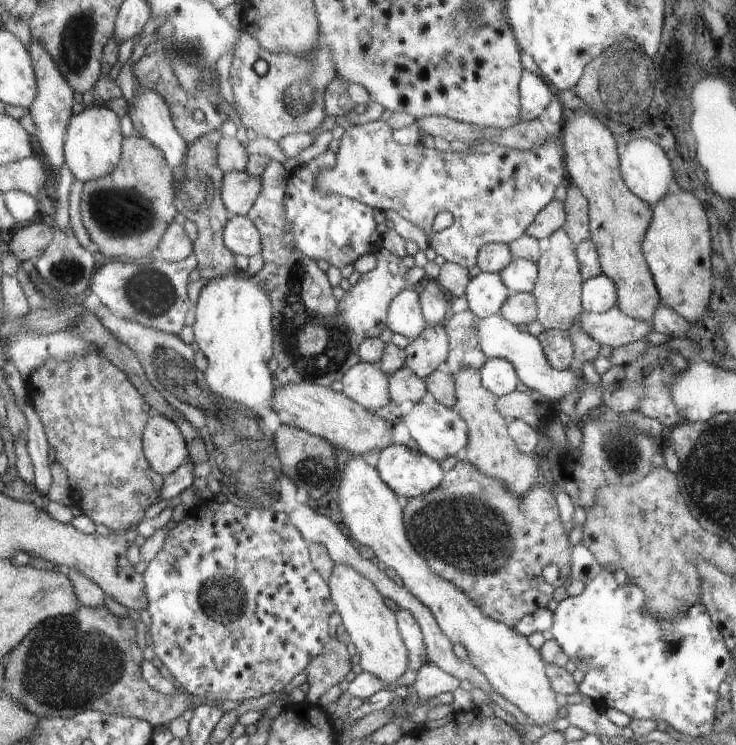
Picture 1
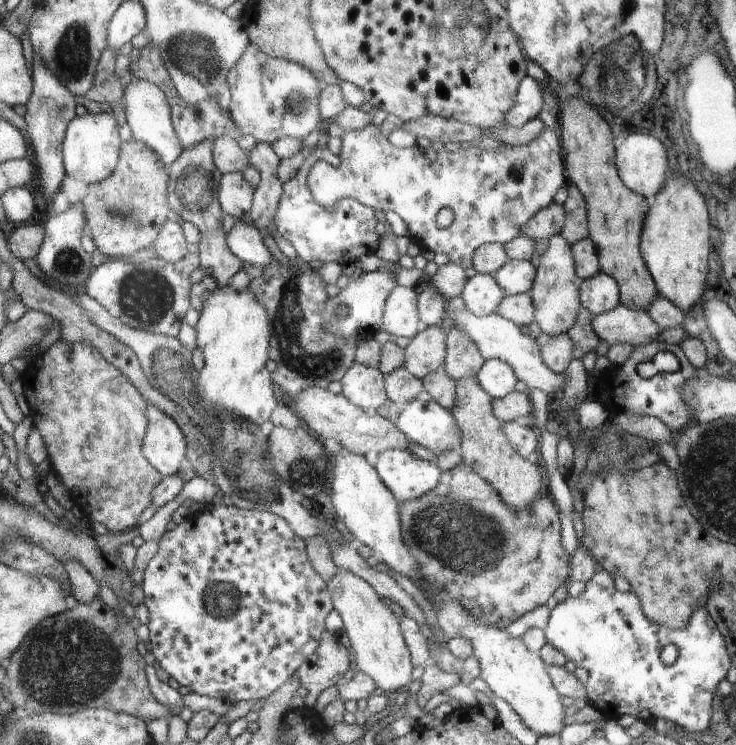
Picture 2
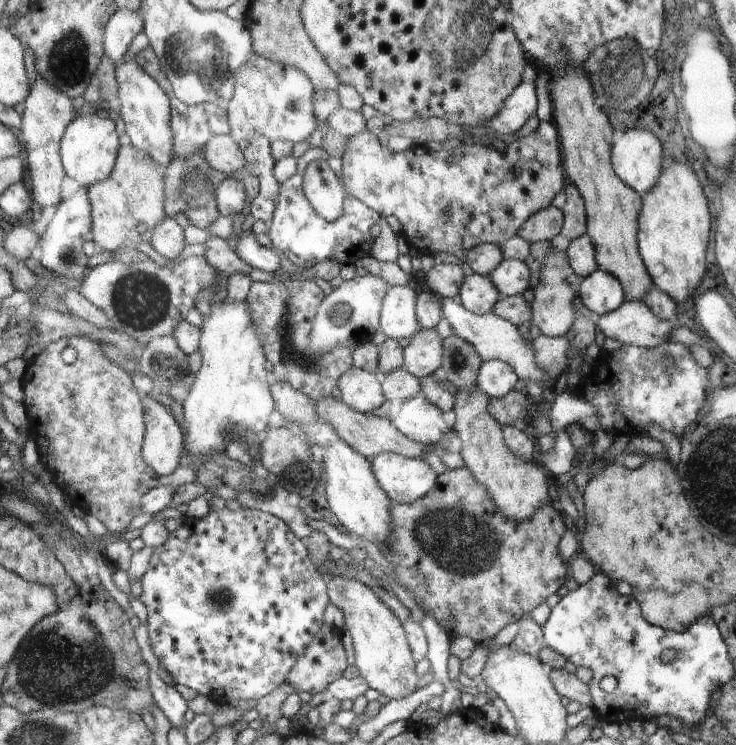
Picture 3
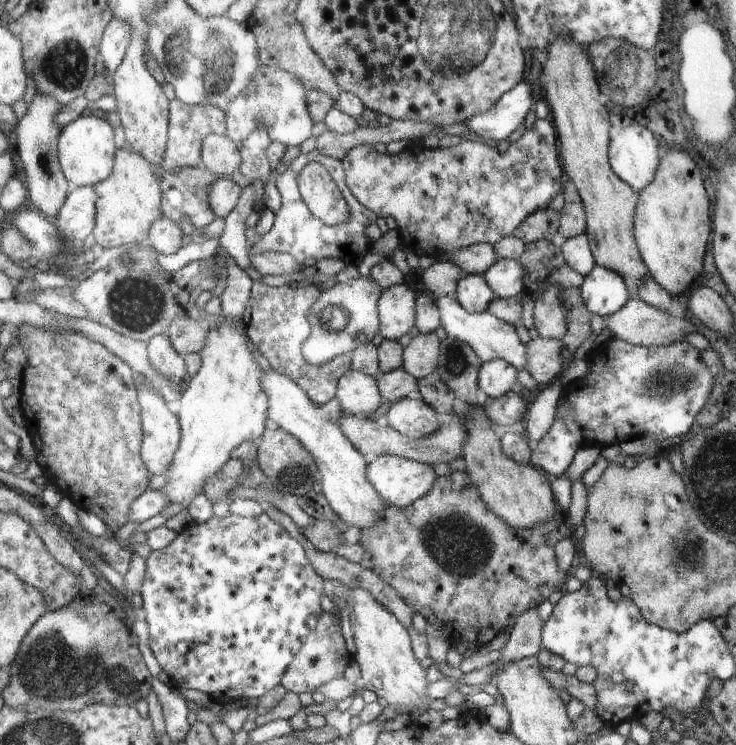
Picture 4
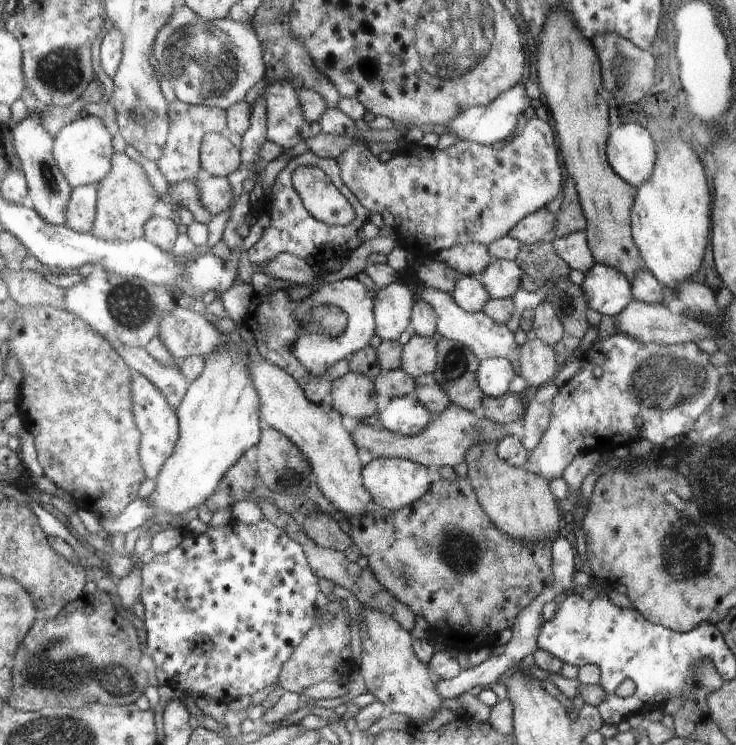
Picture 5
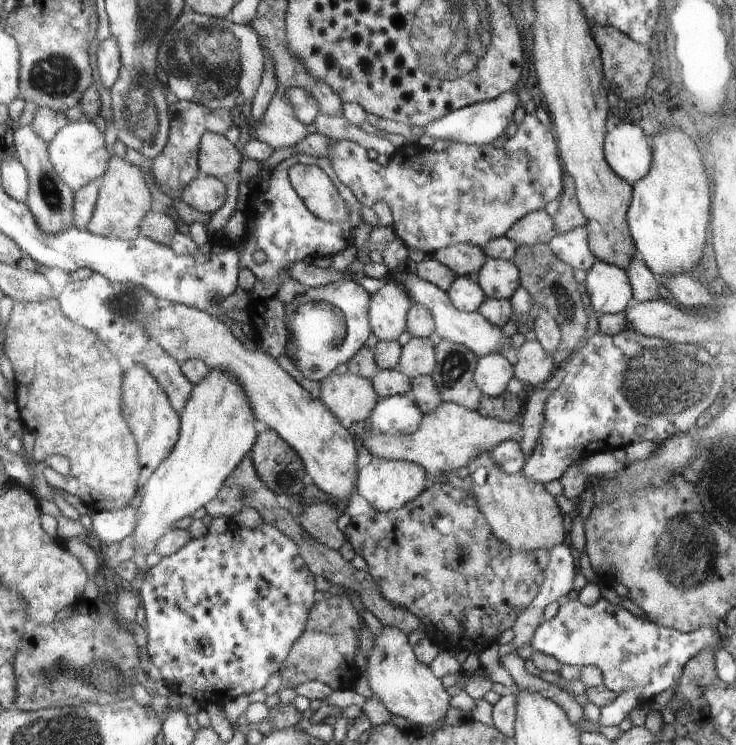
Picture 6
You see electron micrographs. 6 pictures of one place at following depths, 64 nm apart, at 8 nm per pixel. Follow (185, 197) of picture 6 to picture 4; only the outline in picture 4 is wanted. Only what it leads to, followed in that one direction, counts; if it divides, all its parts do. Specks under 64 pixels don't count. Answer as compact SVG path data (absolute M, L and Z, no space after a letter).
M218 178L209 187L209 208L214 217L226 219L236 208L242 188L231 179Z

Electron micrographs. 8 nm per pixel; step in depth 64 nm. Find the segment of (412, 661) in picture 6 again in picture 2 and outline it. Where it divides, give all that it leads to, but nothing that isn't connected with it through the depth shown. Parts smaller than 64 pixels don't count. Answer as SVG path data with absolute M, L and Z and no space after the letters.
M338 570L328 582L328 589L336 612L344 621L342 633L348 636L356 670L369 677L390 698L394 692L402 690L402 684L408 690L410 682L413 682L411 655L404 642L398 618L392 610L376 596L367 581L346 570Z

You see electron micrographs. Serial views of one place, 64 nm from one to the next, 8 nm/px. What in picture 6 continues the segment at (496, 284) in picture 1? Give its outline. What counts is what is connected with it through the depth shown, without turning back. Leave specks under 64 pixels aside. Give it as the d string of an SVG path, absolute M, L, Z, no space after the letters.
M461 275L456 276L446 294L457 310L466 313L479 311L480 306L487 300L483 290L473 277L462 277Z

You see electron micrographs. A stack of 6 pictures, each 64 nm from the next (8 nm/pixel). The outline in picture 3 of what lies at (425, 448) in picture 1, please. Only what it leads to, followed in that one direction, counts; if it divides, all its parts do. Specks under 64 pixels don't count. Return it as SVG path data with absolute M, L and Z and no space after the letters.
M420 391L416 397L402 404L398 416L392 420L392 425L395 424L404 436L412 436L412 441L434 445L453 429L455 415L452 411L442 412Z

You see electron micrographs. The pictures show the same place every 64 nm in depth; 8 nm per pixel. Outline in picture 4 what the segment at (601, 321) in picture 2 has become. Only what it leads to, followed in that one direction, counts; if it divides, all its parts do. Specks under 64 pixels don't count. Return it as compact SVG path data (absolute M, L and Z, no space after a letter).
M633 297L630 302L615 315L606 318L606 327L613 337L642 347L670 345L684 341L692 332L701 332L687 320L680 320L671 316L668 311L653 308L646 301Z

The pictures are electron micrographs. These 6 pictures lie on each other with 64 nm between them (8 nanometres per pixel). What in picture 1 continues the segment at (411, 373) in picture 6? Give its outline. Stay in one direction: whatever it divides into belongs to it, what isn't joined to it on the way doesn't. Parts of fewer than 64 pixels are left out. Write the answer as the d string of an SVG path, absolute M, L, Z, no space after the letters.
M444 324L429 326L418 339L410 341L404 353L405 366L422 380L432 372L442 369L449 356Z

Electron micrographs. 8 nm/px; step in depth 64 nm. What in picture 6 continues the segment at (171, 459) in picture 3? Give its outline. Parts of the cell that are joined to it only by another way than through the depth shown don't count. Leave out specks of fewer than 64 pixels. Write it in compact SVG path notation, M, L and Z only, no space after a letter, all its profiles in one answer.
M132 364L128 370L128 380L124 380L124 408L128 408L128 420L132 420L132 434L135 440L140 440L140 464L144 464L144 476L140 476L142 487L177 443L181 416L160 384L140 364Z

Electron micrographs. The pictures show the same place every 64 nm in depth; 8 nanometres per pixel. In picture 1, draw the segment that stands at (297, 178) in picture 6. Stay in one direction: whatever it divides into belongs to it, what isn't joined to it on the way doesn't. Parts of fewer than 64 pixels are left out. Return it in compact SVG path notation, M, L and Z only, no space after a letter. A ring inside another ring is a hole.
M380 119L348 128L339 140L339 150L335 154L336 167L319 171L319 192L353 199L384 214L395 211L428 236L428 245L436 251L436 255L466 269L477 264L481 248L489 243L508 245L526 234L539 213L552 203L554 192L564 176L564 162L556 148L556 139L526 151L498 146L493 152L483 154L477 146L465 152L453 153L450 150L441 152L426 148L420 142L415 146L400 145L394 141L392 134L393 130L387 122ZM443 211L452 214L454 224L442 232L434 232L433 221Z

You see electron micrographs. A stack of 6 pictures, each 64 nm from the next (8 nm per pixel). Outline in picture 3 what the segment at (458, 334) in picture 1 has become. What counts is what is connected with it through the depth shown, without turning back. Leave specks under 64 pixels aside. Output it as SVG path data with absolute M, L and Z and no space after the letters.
M452 334L442 342L443 354L439 374L457 390L477 387L477 375L483 361L472 344Z

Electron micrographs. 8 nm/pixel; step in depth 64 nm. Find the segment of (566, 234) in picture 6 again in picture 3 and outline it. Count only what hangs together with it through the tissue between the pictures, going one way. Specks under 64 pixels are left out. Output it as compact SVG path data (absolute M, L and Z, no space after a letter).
M587 234L570 241L570 246L565 252L569 270L579 278L587 278L599 270L598 262L595 260L594 242Z

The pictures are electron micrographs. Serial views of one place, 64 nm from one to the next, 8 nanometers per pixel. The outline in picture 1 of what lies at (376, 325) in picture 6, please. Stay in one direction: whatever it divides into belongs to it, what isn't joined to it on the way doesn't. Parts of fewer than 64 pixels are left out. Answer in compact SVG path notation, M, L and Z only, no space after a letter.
M403 290L392 300L387 312L387 328L394 334L400 334L410 341L418 339L424 332L423 312L420 312L421 302L414 290Z

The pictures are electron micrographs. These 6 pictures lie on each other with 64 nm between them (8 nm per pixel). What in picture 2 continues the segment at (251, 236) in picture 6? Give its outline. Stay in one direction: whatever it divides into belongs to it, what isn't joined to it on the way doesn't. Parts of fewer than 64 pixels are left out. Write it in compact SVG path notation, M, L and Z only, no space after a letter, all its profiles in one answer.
M327 148L310 149L310 154L304 158L296 176L283 184L283 195L279 201L271 235L276 234L290 242L301 262L331 261L340 263L341 266L356 264L364 256L375 252L378 246L378 235L374 234L374 226L378 222L376 212L350 198L340 200L334 209L324 209L322 205L316 204L308 186L307 176L318 160L324 160L332 167L341 164L339 156L329 152Z

